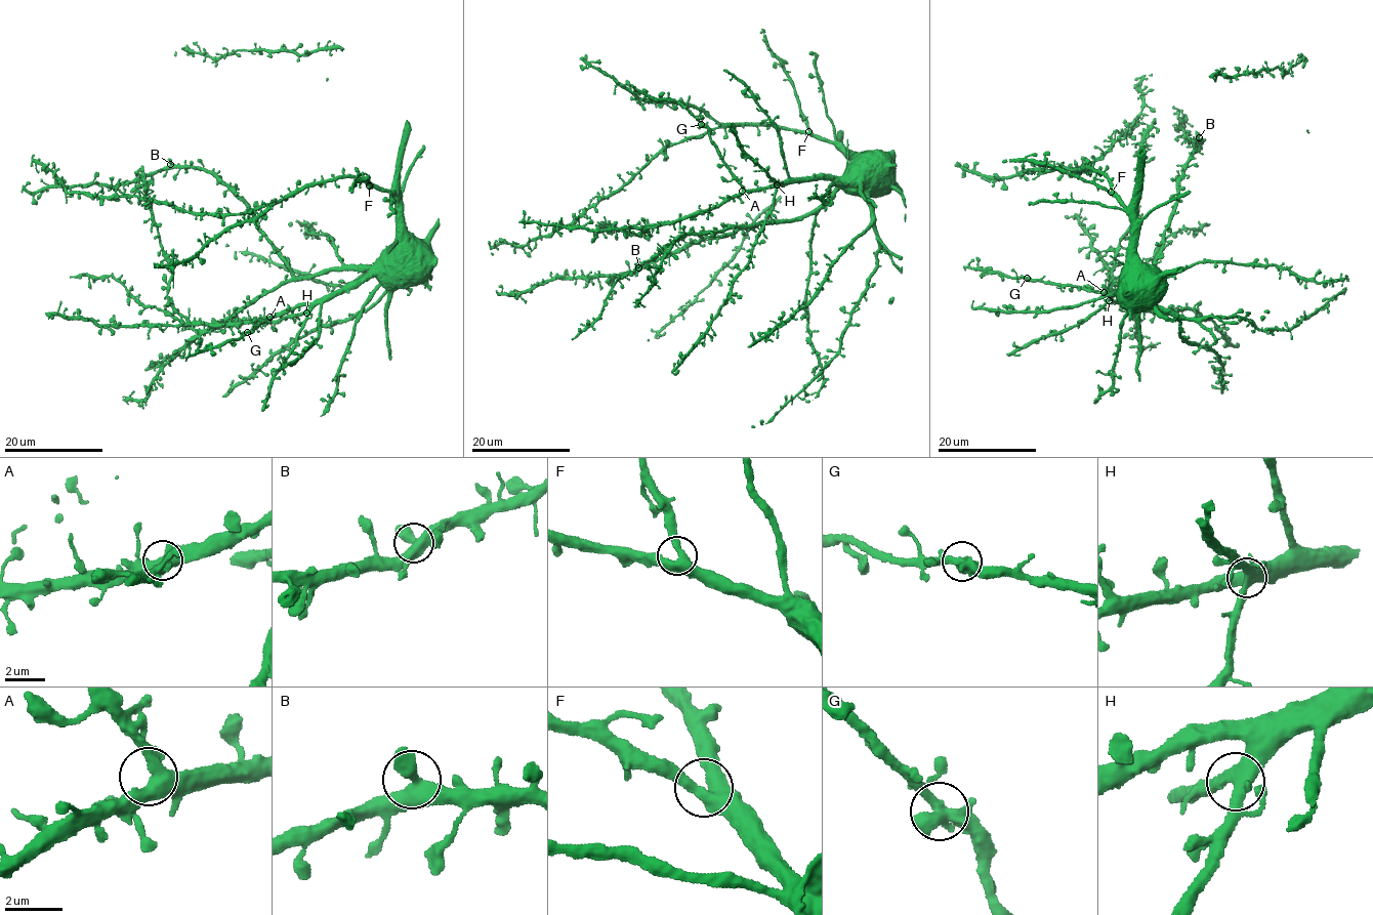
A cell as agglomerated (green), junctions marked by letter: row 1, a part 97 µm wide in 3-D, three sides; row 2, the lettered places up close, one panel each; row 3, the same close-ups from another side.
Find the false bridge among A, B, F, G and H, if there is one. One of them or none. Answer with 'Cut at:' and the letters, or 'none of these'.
Cut at: none of these

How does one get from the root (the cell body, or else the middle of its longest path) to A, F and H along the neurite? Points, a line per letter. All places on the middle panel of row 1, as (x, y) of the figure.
A: (866, 163), (875, 162), (876, 156), (861, 158), (842, 177), (802, 179), (742, 191)
F: (866, 163), (875, 162), (869, 155), (860, 157), (808, 131)
H: (866, 163), (875, 162), (876, 156), (861, 158), (842, 177), (777, 184)

